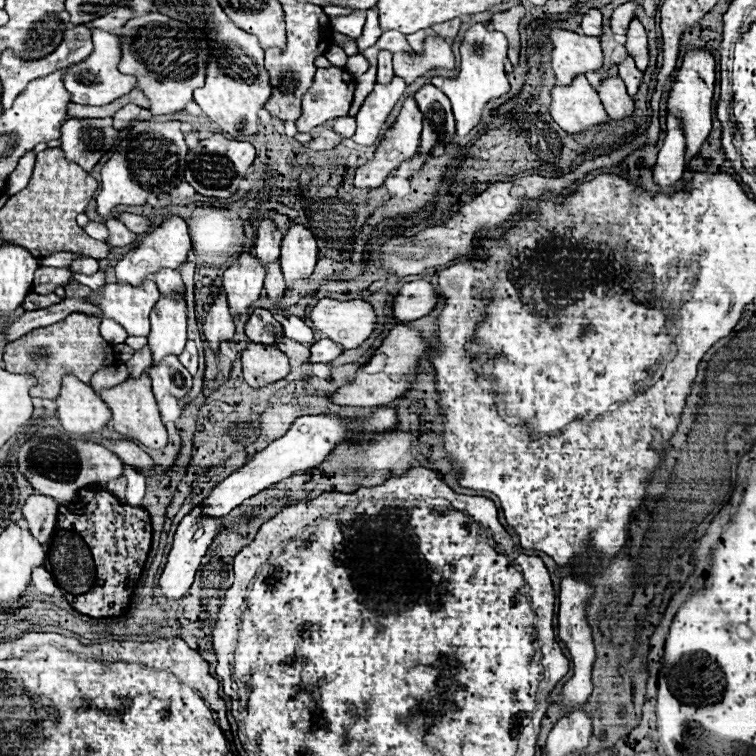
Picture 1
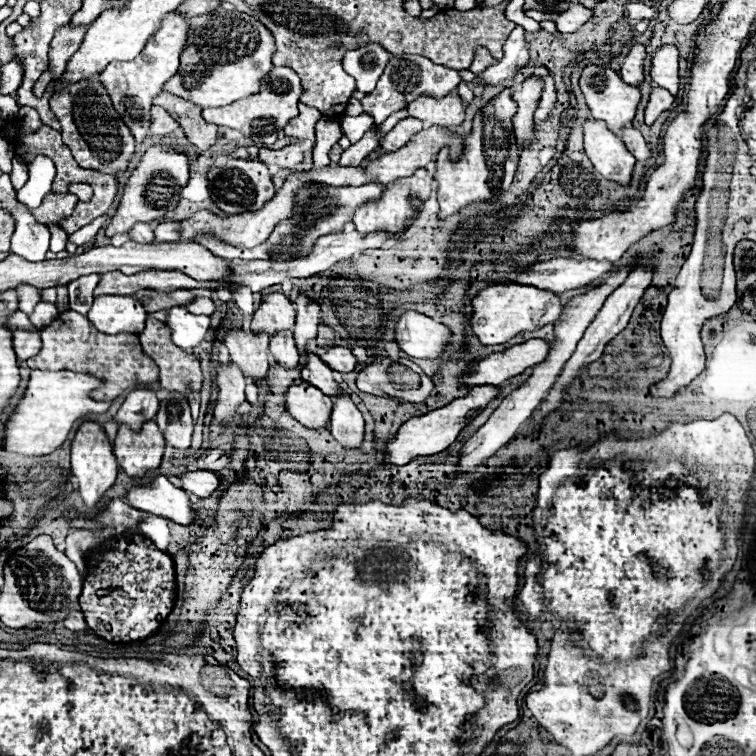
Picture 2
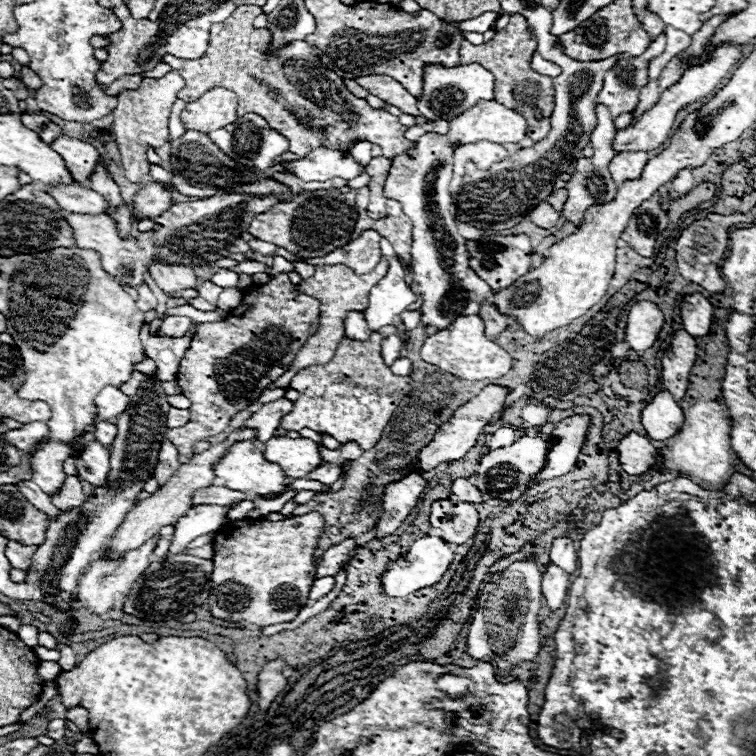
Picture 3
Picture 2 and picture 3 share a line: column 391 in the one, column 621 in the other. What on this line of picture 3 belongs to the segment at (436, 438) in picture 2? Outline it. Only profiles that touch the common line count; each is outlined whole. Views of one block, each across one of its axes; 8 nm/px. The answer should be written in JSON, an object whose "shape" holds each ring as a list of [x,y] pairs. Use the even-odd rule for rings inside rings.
{"shape":[[[630,432],[618,444],[618,460],[628,474],[640,476],[656,462],[656,448],[646,436]]]}

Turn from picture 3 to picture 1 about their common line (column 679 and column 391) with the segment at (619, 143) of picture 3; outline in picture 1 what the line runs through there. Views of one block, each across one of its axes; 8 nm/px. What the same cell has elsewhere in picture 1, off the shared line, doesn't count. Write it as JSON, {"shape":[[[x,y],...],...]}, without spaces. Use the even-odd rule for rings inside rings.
{"shape":[[[398,76],[386,86],[382,86],[382,84],[374,86],[374,90],[364,100],[360,112],[356,114],[358,128],[352,136],[352,140],[356,144],[362,144],[362,146],[376,144],[376,140],[382,134],[382,126],[388,120],[388,114],[392,112],[396,102],[402,98],[404,90],[406,90],[406,82],[398,80]]]}

